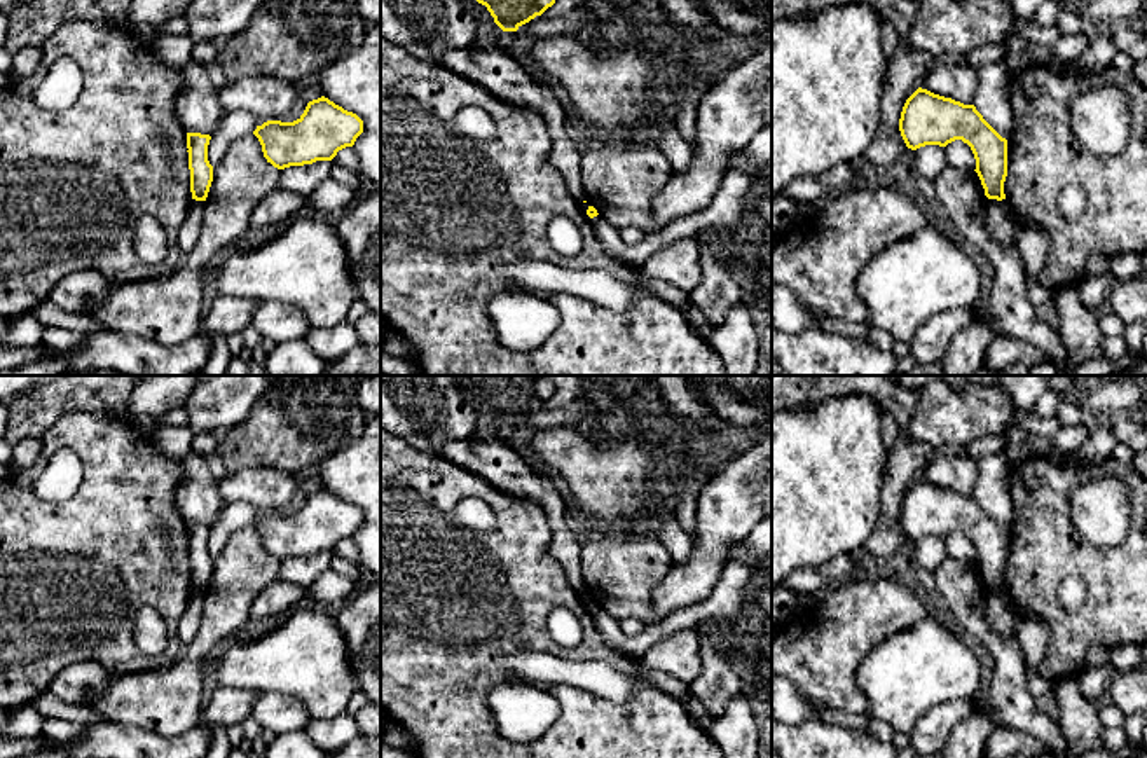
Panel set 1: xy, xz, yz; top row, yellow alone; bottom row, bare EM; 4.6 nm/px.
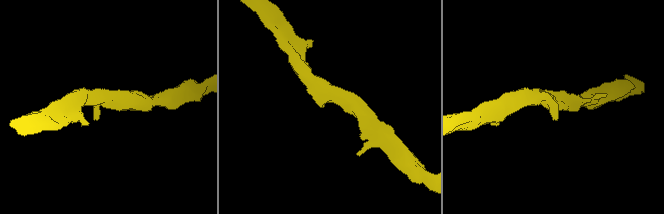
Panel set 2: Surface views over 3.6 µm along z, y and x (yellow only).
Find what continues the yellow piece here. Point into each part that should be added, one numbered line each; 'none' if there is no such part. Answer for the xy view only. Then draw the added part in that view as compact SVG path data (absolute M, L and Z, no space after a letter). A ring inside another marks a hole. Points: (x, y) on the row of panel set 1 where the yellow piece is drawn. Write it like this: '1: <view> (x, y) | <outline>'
none

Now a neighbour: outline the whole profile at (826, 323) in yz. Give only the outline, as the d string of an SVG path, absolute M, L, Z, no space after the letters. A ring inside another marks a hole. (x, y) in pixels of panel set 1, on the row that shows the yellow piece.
M822 316L821 320L814 321L810 328L822 330L833 335L843 337L866 337L866 334L873 328L869 321L864 323L848 323L840 318Z

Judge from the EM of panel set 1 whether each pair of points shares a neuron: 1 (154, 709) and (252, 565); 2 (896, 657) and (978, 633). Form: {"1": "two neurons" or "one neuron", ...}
{"1": "one neuron", "2": "two neurons"}

